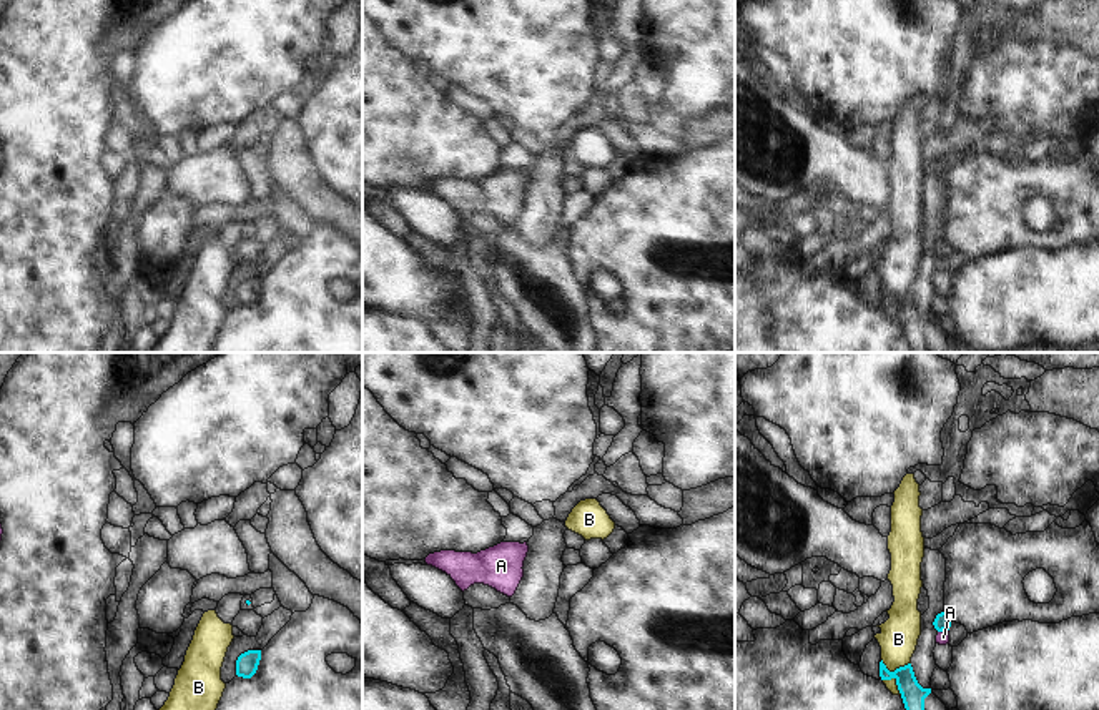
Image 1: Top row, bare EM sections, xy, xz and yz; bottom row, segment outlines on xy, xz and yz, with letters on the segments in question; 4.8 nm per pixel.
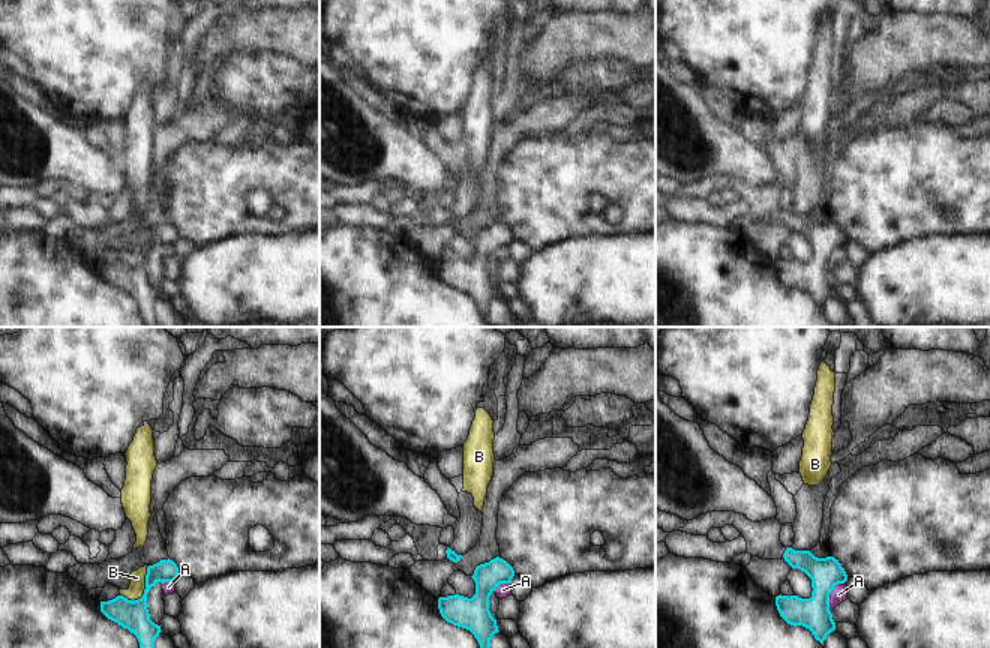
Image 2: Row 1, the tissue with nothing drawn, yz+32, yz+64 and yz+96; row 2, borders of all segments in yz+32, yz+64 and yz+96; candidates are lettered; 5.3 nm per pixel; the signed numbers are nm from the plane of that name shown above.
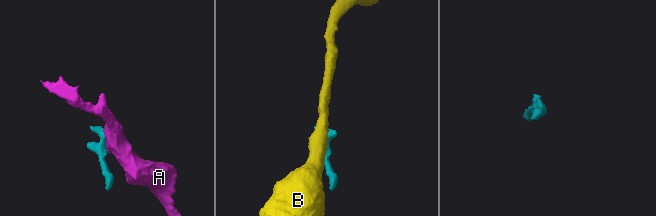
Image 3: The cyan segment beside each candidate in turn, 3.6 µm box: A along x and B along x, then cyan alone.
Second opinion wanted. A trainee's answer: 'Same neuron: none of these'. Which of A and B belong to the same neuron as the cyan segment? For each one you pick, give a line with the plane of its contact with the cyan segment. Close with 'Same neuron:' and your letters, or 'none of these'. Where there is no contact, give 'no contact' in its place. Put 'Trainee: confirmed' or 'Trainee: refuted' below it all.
Same neuron: none of these
Trainee: confirmed

